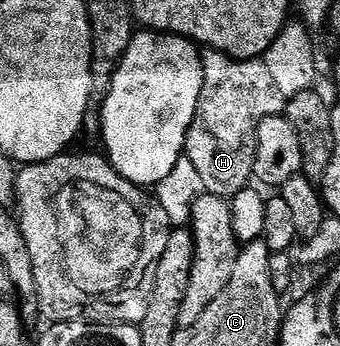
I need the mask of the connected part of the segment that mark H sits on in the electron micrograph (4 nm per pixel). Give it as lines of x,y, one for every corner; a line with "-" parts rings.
206,49
201,63
203,92
185,141
185,154
203,180
204,193
231,200
254,181
259,124
278,117
287,100
279,92
271,72
267,72
264,61
229,58
218,50

